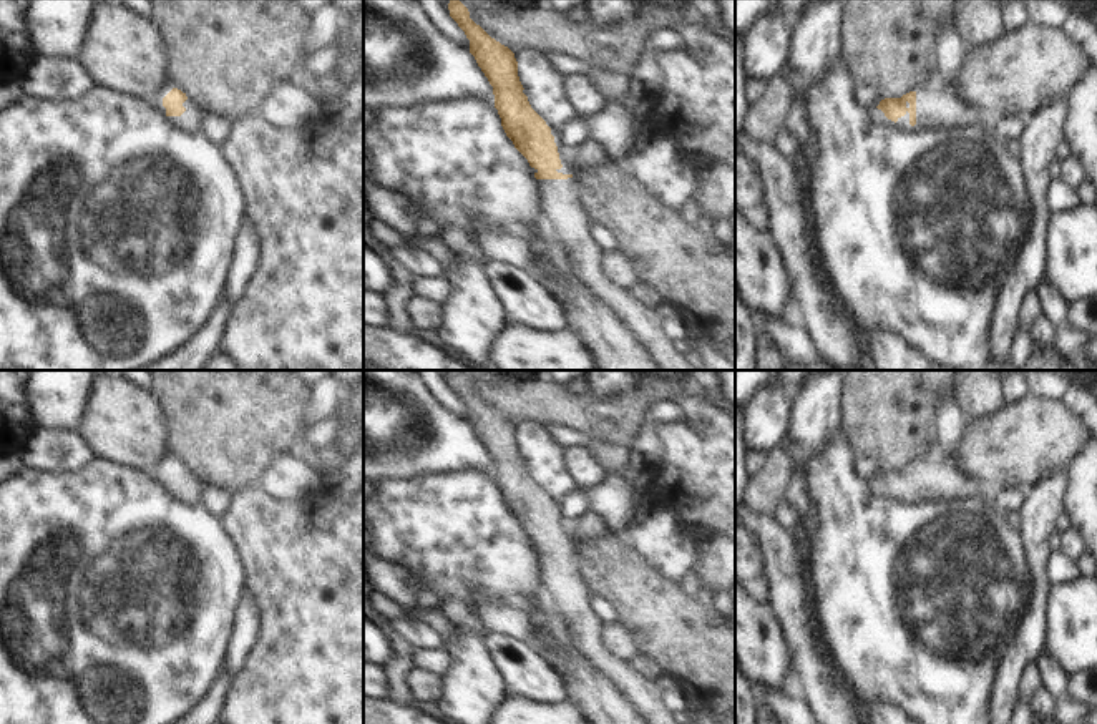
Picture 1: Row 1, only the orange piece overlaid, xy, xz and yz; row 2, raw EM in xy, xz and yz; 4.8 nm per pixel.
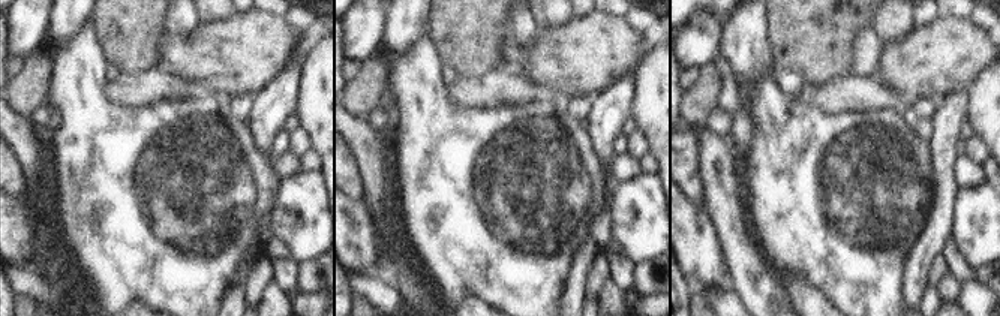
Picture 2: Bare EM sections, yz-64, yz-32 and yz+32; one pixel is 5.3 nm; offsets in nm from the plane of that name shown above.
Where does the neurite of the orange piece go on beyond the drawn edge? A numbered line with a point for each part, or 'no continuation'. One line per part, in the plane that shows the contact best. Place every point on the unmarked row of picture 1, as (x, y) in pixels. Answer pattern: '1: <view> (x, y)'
1: yz (936, 480)

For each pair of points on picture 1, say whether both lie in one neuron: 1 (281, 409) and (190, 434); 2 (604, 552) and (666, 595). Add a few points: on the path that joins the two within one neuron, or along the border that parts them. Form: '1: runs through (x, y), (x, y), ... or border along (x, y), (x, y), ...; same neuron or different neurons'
1: runs through (258, 409), (233, 409), (213, 425); same neuron
2: runs through (619, 567), (651, 595); same neuron

